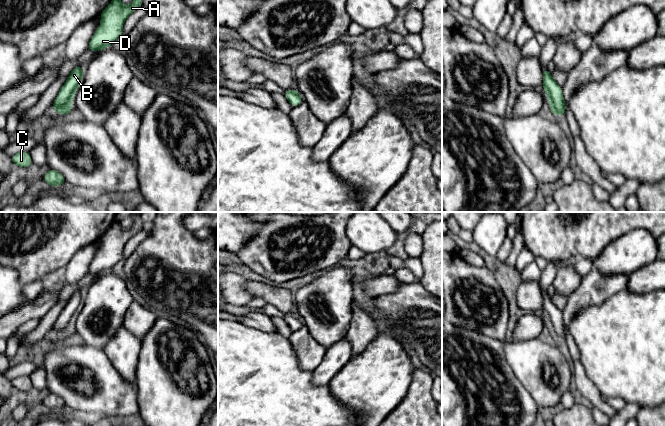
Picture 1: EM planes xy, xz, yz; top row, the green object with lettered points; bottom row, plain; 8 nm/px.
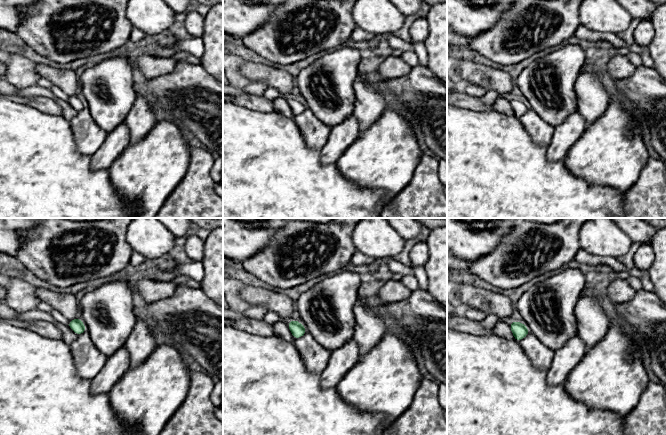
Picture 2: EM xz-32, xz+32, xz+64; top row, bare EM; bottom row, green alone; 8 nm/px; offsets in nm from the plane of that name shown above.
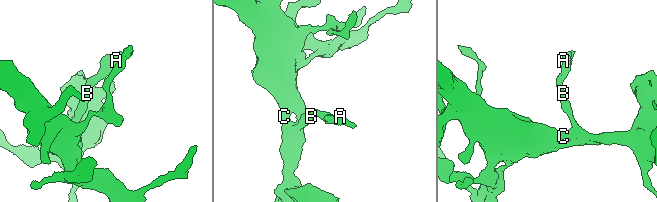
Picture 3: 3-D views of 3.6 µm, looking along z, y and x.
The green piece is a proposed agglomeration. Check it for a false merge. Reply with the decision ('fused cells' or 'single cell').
single cell

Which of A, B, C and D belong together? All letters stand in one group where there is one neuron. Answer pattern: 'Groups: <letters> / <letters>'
Groups: A B C D

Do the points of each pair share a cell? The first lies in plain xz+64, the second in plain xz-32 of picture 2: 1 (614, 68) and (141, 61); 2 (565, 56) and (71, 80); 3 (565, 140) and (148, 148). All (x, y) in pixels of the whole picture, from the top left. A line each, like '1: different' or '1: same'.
1: same
2: different
3: different

